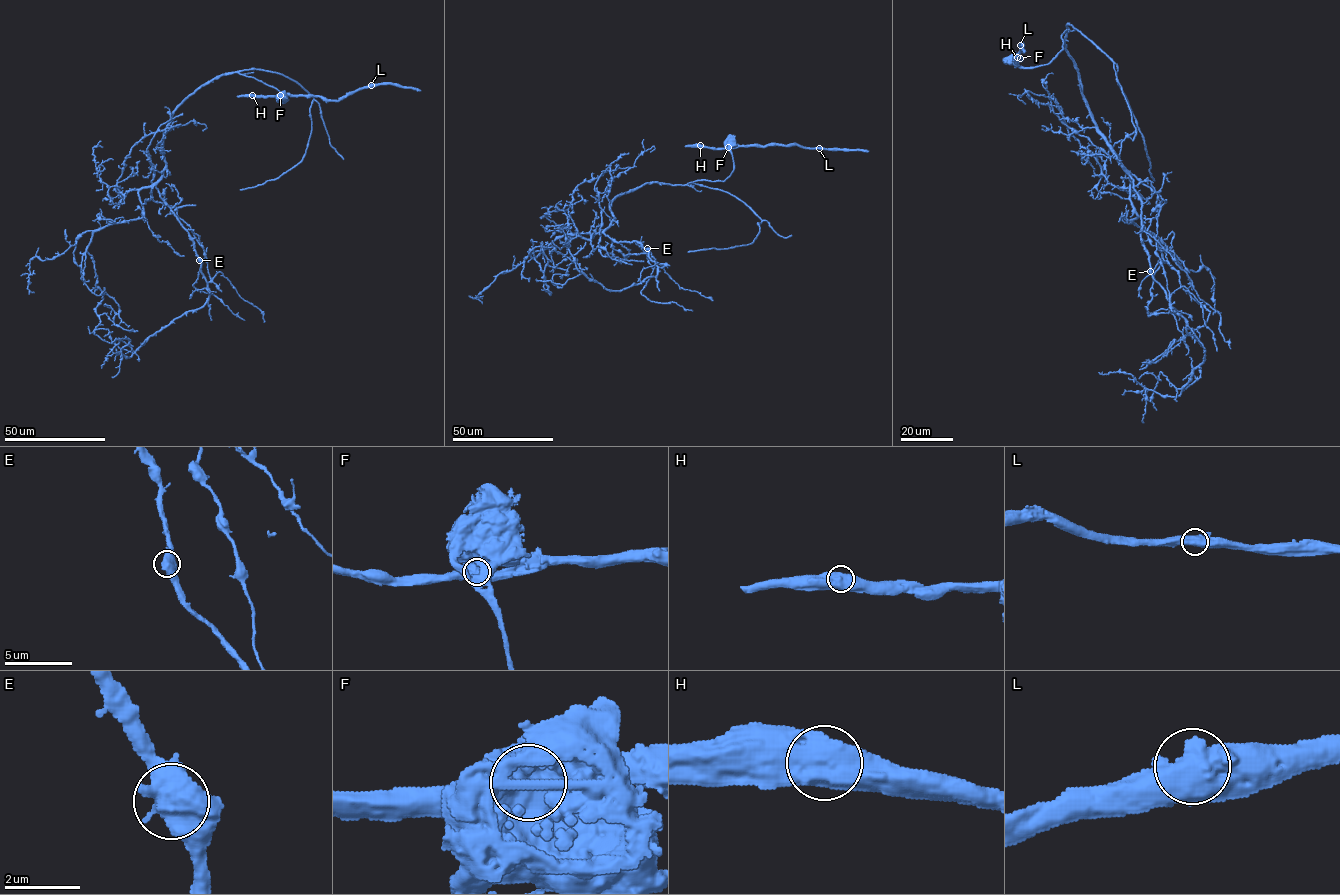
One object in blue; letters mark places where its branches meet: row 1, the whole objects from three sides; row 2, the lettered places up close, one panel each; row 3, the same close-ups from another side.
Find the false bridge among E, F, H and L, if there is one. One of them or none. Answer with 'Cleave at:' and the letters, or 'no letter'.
Cleave at: F

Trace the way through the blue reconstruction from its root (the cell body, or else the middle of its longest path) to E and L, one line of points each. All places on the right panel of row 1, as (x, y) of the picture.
E: (1012, 59), (1021, 67), (1047, 65), (1062, 49), (1068, 29), (1065, 49), (1092, 121), (1141, 202), (1150, 271)
L: (1012, 59), (1018, 57), (1017, 65), (1020, 45)

